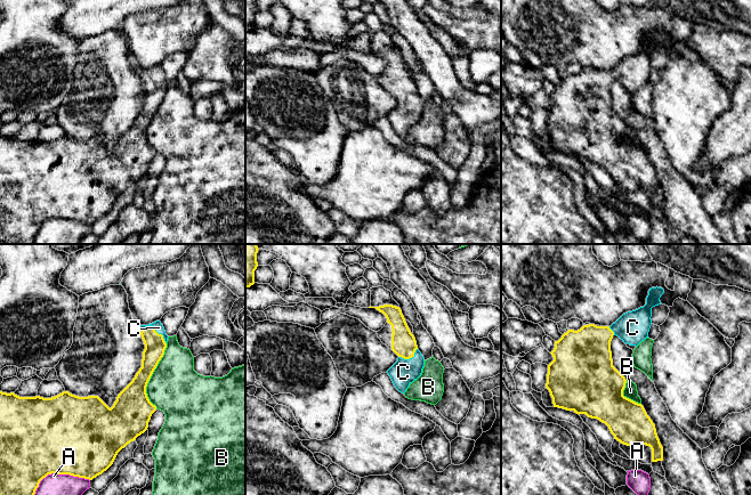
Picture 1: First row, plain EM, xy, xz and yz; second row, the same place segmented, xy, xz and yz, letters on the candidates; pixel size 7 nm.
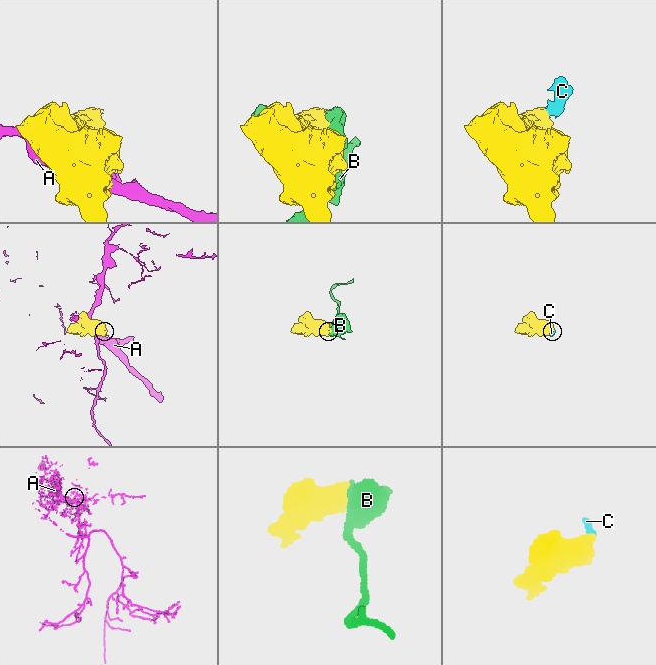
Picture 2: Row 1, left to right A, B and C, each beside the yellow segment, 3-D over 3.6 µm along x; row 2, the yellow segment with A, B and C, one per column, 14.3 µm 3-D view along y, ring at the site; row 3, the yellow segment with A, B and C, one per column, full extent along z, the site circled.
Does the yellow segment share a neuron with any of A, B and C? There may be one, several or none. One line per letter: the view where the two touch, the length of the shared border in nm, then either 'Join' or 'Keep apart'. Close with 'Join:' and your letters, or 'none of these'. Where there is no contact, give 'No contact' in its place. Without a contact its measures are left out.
A: Touches yellow in xy. Shared border 440 nm. Keep apart
B: Touches yellow in xy. Shared border 460 nm. Keep apart
C: Touches yellow in xy. Shared border 200 nm. Join
Join: C

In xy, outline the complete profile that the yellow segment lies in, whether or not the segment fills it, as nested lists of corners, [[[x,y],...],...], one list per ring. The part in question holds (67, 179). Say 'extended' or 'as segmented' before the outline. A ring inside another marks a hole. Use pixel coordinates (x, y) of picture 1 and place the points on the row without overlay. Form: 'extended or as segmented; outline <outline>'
extended; outline [[[160,65],[138,72],[145,89],[142,112],[111,153],[98,140],[79,141],[63,136],[43,143],[0,136],[0,242],[33,244],[40,226],[51,218],[92,225],[113,209],[122,193],[147,175],[156,151],[150,146],[146,131],[169,81]]]

